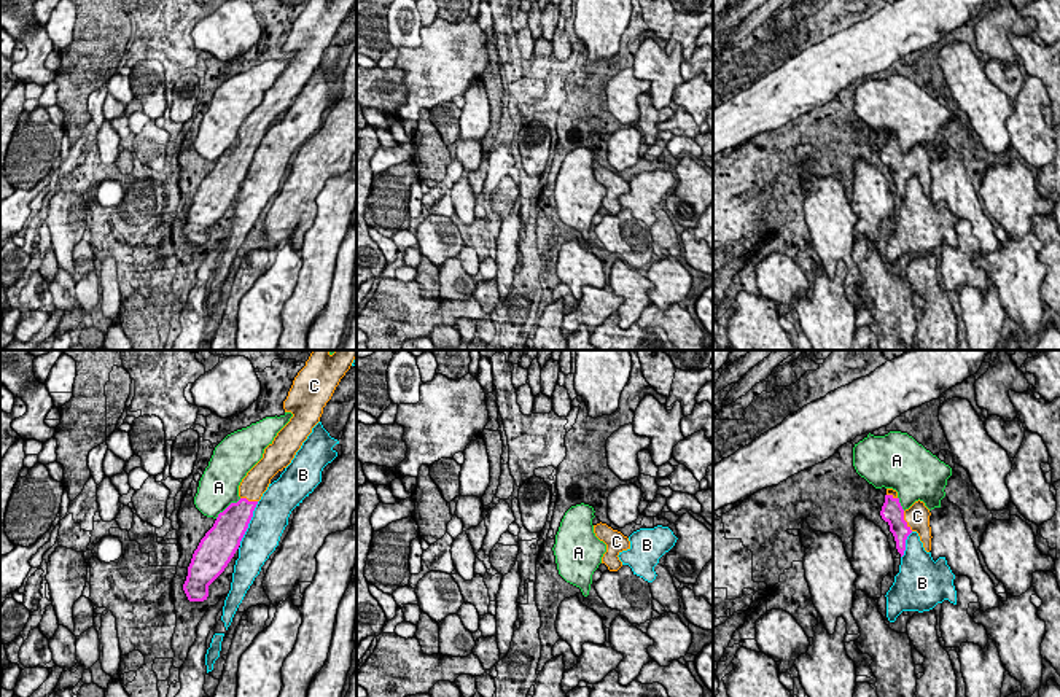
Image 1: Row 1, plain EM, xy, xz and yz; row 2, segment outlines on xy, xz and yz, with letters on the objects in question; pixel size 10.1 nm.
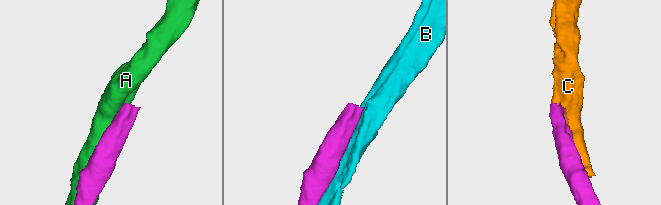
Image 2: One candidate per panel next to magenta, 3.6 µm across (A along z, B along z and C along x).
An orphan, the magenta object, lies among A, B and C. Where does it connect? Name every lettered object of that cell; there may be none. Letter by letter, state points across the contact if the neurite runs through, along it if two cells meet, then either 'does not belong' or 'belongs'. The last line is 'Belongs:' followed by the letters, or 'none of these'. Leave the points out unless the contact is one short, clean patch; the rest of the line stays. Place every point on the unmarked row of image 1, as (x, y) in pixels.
A: does not belong
B: does not belong
C: belongs
Belongs: C

